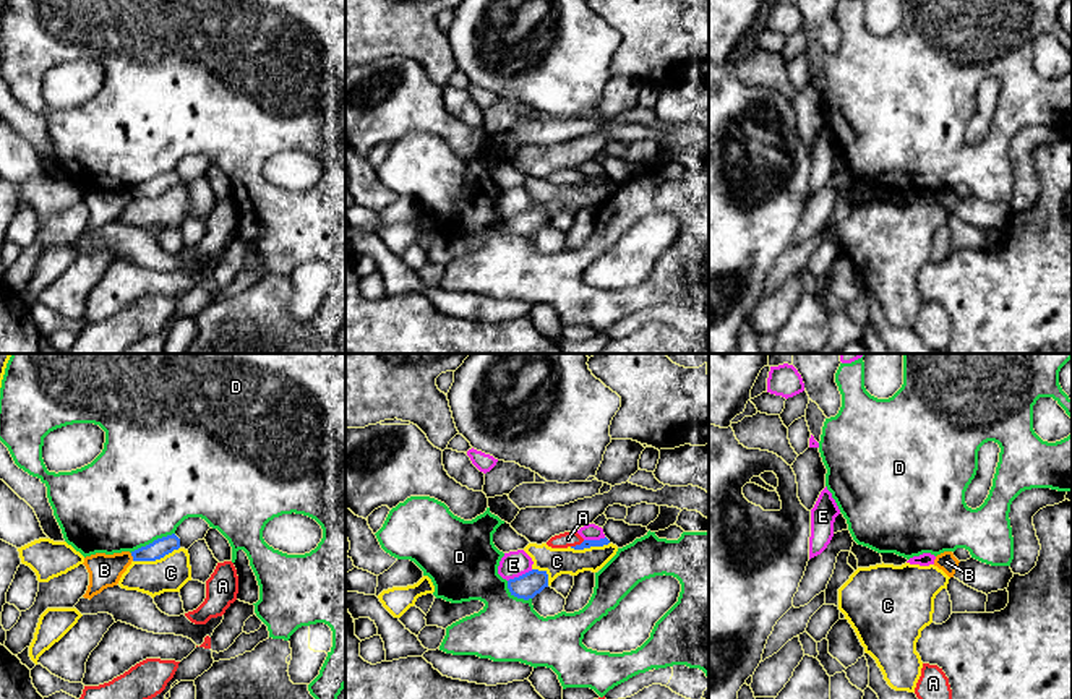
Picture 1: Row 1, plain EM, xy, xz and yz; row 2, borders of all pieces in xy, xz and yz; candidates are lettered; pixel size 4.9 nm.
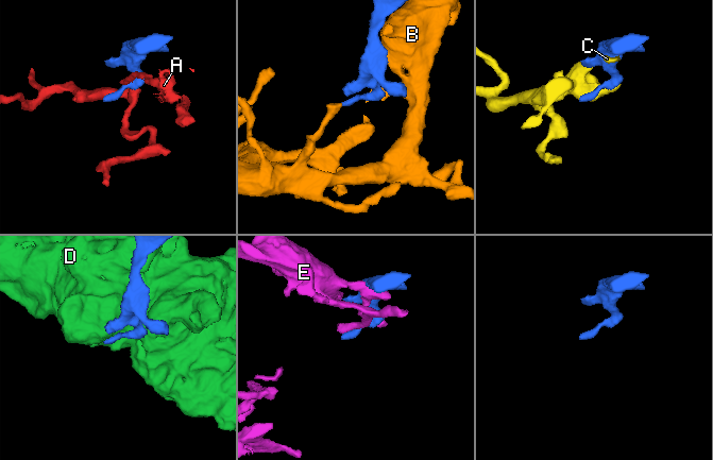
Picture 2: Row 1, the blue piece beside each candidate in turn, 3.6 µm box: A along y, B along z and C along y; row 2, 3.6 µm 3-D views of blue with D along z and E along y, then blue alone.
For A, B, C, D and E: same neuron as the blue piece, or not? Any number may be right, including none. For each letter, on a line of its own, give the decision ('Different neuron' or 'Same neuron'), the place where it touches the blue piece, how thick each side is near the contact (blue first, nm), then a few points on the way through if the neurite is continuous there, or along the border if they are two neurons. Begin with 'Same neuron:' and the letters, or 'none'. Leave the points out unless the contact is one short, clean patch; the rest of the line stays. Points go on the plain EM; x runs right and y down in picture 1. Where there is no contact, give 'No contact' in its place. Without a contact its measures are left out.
Same neuron: none
A: Different neuron. Touches blue at xz (578, 182). Thickness 50 nm (blue) against 80 nm. Boundary: xz (584, 177), (571, 184)
B: Different neuron. Touches blue at xy (132, 192). Thickness 90 nm (blue) against 160 nm. Boundary: xy (130, 190), (133, 197)
C: Different neuron. Touches blue at xy (156, 195). Thickness 90 nm (blue) against 180 nm
D: Different neuron. Touches blue at xy (153, 179). Thickness 90 nm (blue) against 500 nm
E: Different neuron. Touches blue at xz (519, 213). Thickness 120 nm (blue) against 130 nm

